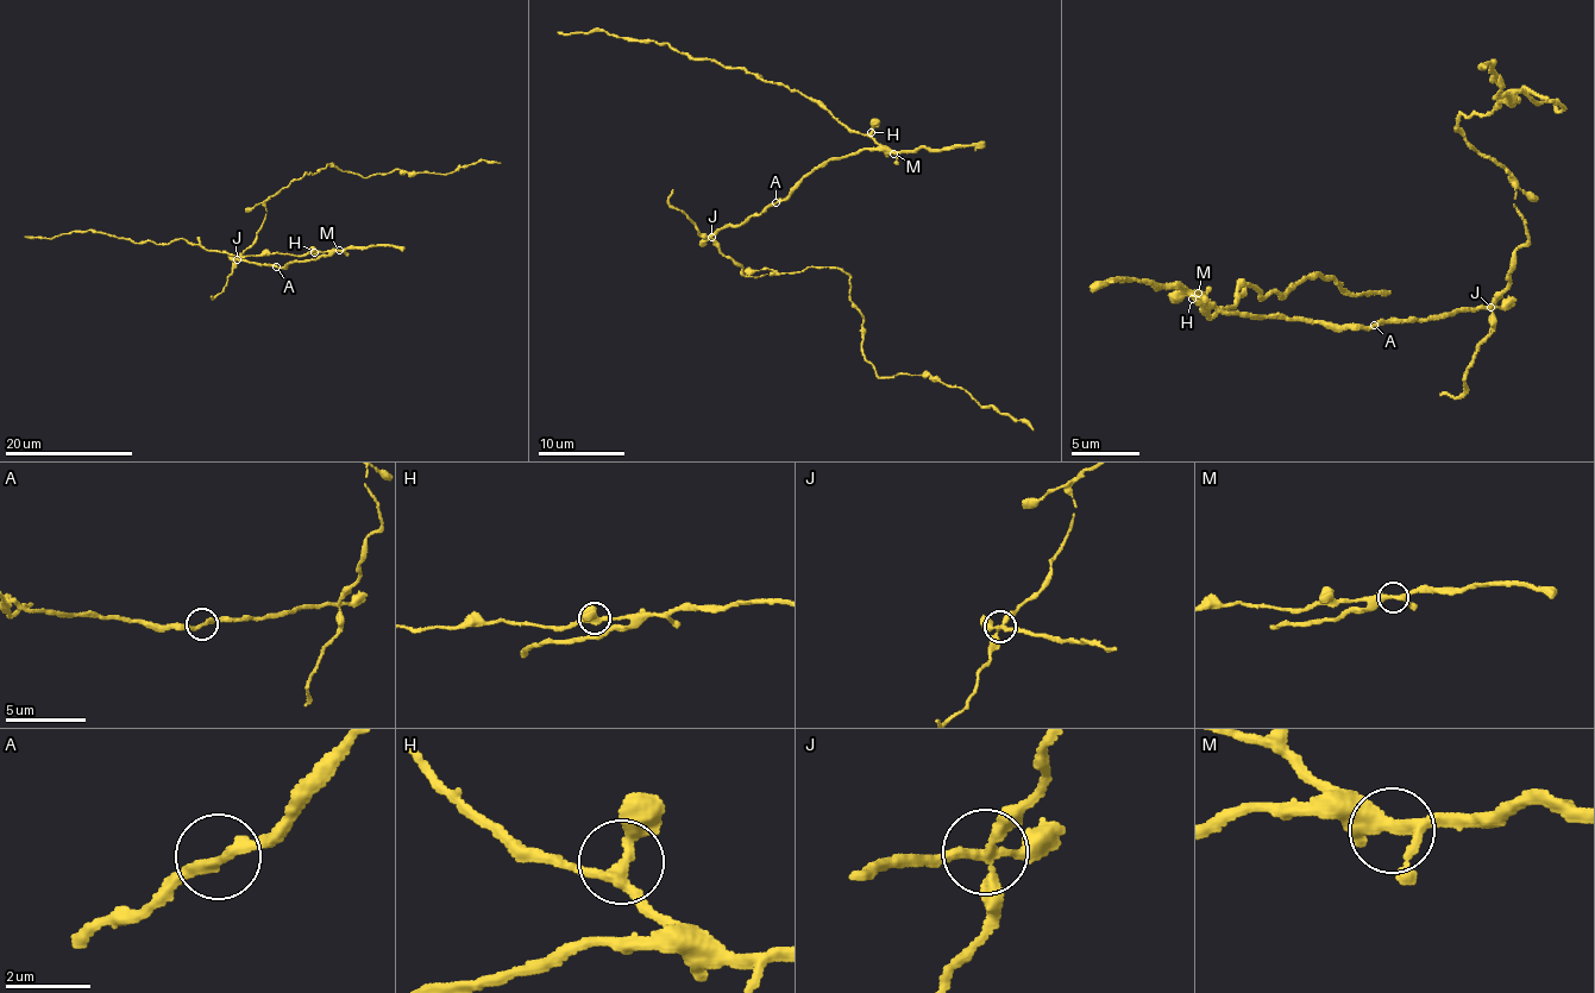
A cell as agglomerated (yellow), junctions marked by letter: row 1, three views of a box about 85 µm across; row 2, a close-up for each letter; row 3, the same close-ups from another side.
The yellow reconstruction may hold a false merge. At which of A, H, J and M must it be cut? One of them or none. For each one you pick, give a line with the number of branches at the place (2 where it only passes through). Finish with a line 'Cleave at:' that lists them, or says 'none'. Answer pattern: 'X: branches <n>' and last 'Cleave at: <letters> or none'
J: branches 4
Cleave at: J

